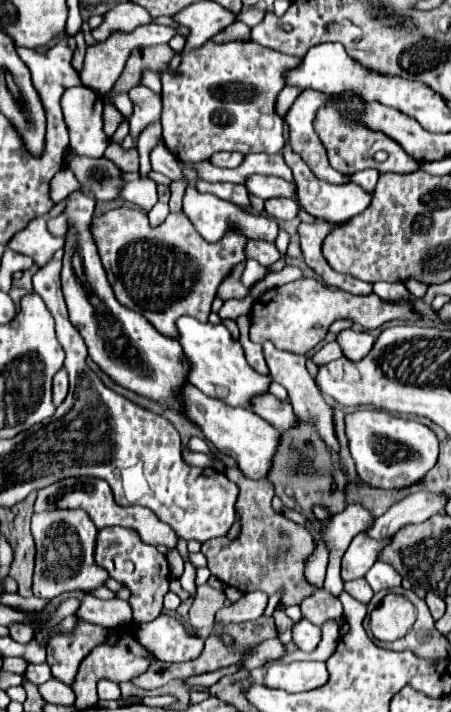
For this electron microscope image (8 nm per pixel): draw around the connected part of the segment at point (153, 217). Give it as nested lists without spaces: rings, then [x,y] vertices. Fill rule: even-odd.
[[[157,203],[151,211],[149,211],[149,221],[151,225],[159,225],[165,221],[165,217],[169,215],[169,207],[165,203]]]

